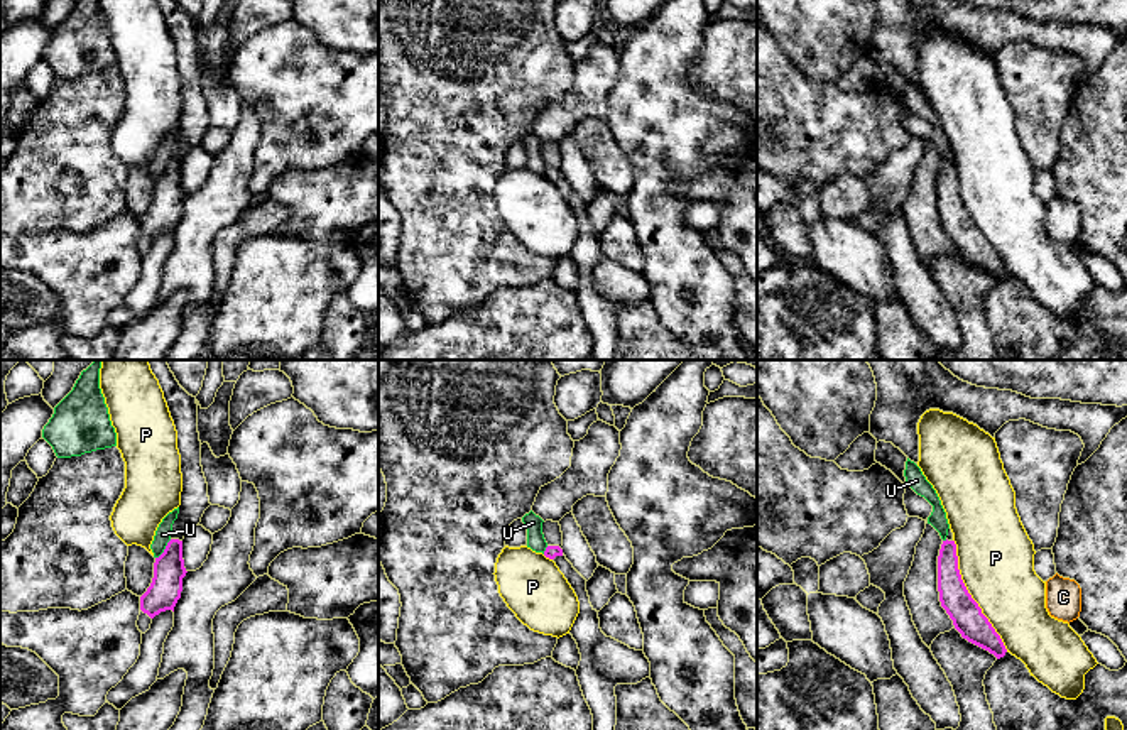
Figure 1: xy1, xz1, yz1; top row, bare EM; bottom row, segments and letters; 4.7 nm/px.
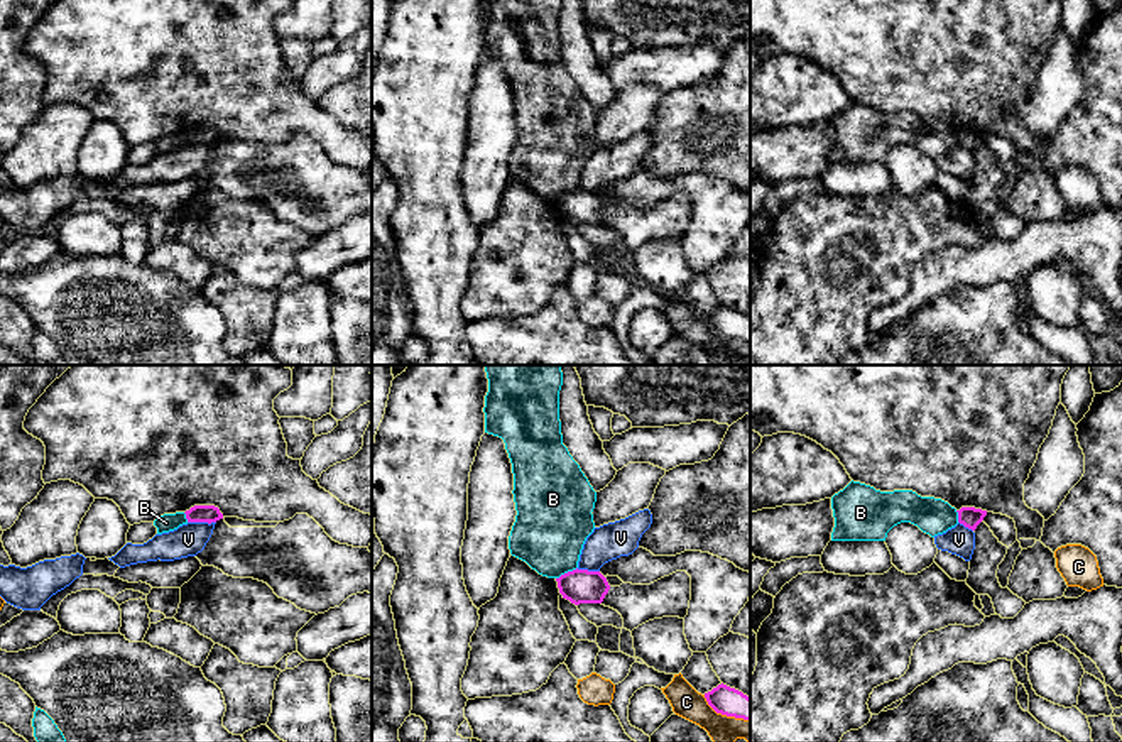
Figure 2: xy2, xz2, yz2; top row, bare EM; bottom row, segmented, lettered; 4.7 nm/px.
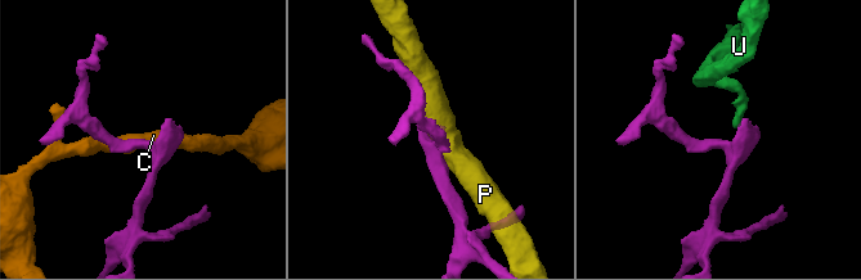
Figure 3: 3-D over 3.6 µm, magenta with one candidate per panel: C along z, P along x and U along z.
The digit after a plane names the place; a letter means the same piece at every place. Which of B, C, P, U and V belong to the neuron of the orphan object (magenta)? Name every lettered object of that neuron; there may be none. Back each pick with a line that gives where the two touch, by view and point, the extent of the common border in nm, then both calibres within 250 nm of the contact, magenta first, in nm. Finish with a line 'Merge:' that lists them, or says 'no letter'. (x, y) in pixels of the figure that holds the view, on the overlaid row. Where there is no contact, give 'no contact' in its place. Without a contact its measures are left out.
Merge: no letter

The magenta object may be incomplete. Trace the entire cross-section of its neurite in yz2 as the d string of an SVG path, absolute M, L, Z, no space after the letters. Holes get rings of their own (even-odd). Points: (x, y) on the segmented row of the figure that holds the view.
M961 507L958 512L958 522L965 527L975 531L977 526L983 521L987 516L987 510L975 509L975 507Z

